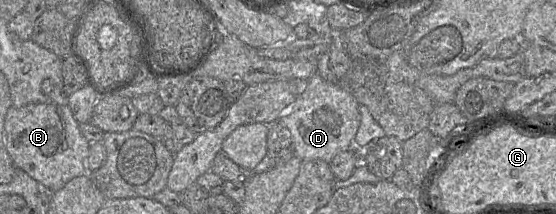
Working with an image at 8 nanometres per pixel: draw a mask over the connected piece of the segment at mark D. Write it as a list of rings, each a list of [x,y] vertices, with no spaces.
[[[316,73],[299,86],[294,104],[277,122],[289,130],[295,156],[301,161],[324,160],[330,163],[339,152],[354,148],[360,120],[359,103],[354,96]]]

